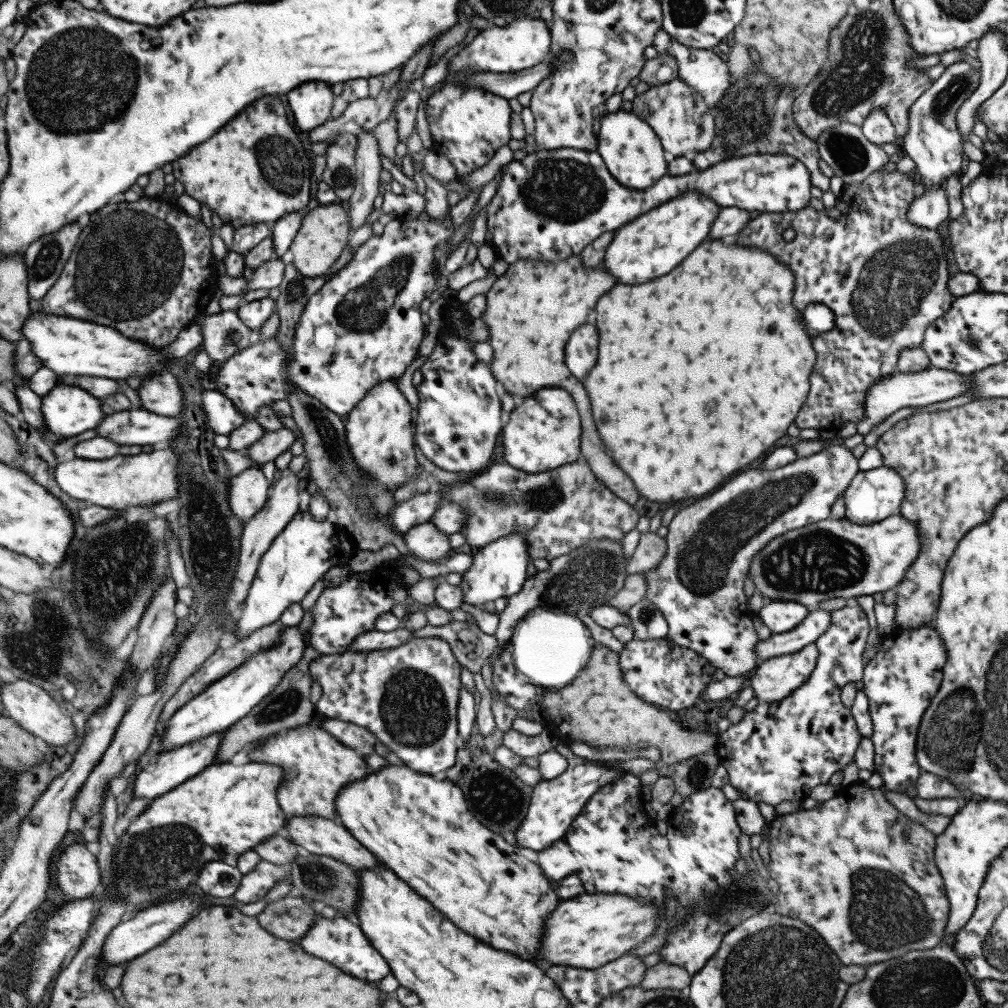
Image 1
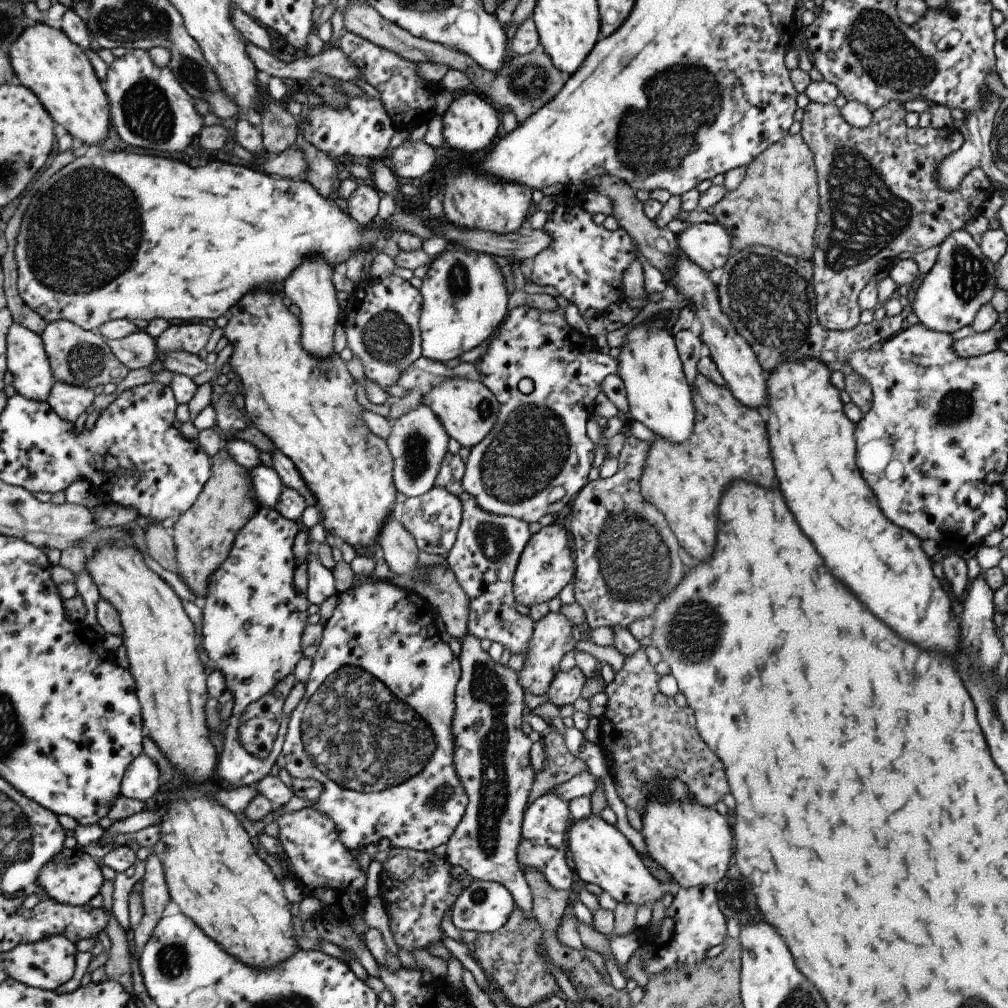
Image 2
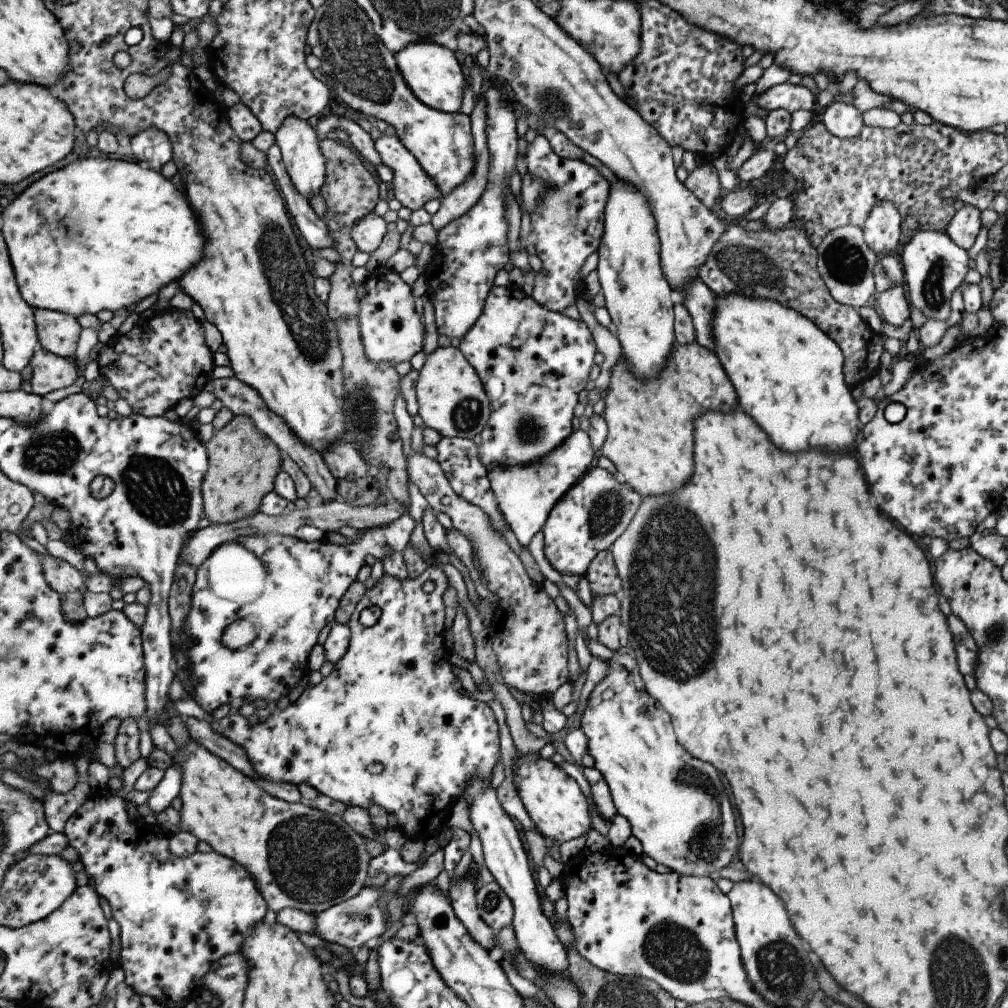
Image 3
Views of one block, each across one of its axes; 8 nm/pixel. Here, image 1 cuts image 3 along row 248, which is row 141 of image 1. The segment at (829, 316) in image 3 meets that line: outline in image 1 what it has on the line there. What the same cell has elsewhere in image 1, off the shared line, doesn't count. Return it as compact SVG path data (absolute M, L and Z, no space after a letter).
M764 71L752 72L752 74L748 73L742 78L732 79L731 85L720 99L720 102L715 108L710 108L710 113L715 120L715 137L709 149L691 156L695 166L694 170L703 171L724 160L756 153L769 155L787 154L797 158L806 165L806 168L810 171L813 186L817 186L823 192L830 189L831 178L825 176L818 168L821 154L819 153L817 141L804 134L793 117L793 110L791 108L797 93L791 86L779 87L779 82Z

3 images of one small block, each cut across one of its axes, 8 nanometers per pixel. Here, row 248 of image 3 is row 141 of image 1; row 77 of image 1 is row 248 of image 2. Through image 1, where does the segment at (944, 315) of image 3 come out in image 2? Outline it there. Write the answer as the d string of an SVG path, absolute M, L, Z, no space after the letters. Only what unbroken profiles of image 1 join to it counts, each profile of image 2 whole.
M964 229L956 230L942 240L934 266L927 272L910 302L909 309L919 323L930 330L948 334L972 325L976 312L988 304L996 292L994 263L984 256L972 237Z

